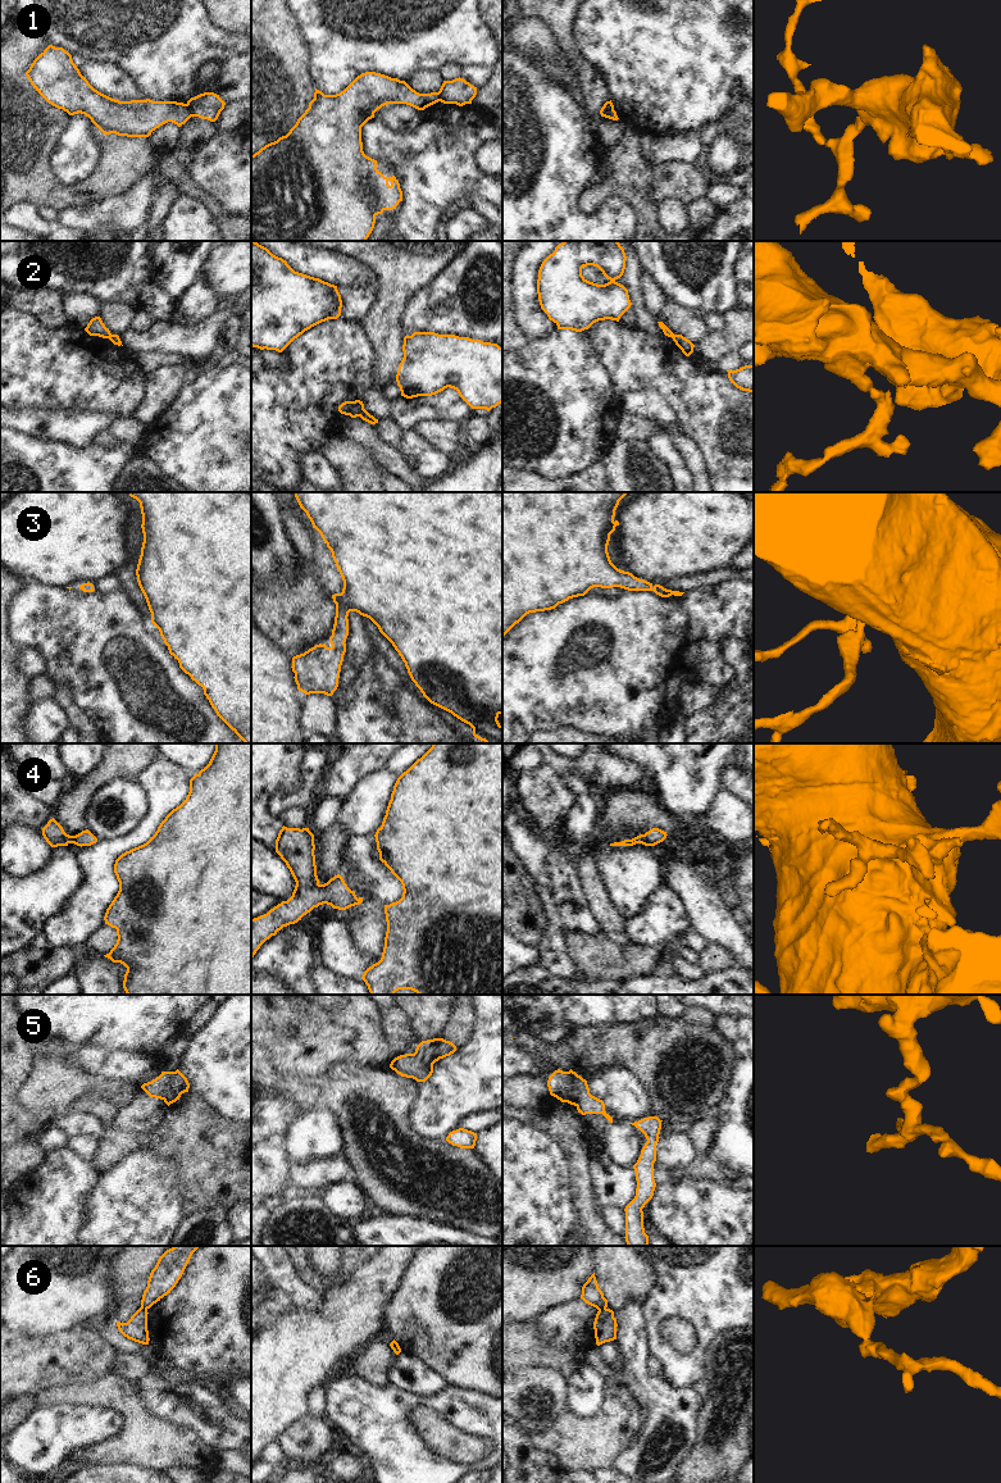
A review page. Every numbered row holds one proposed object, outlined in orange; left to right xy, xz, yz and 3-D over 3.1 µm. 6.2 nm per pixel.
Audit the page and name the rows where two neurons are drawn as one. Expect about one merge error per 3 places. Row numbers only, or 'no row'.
1, 2, 5, 6

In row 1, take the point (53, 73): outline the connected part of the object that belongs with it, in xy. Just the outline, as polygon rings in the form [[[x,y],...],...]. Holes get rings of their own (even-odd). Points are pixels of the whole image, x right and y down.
[[[49,45],[26,72],[33,88],[53,106],[69,115],[85,114],[104,133],[127,137],[149,137],[160,126],[172,122],[181,127],[191,117],[187,105],[177,101],[131,100],[119,101],[95,90],[63,47]]]

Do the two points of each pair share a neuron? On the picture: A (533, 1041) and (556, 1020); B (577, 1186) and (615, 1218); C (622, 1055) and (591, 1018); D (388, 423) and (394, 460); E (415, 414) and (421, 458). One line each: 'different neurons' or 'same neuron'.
A: different neurons
B: different neurons
C: different neurons
D: different neurons
E: different neurons

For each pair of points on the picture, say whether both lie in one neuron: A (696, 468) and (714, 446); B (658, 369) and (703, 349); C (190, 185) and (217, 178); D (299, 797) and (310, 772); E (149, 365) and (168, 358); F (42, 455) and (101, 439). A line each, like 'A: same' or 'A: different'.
A: different
B: different
C: different
D: same
E: same
F: different

